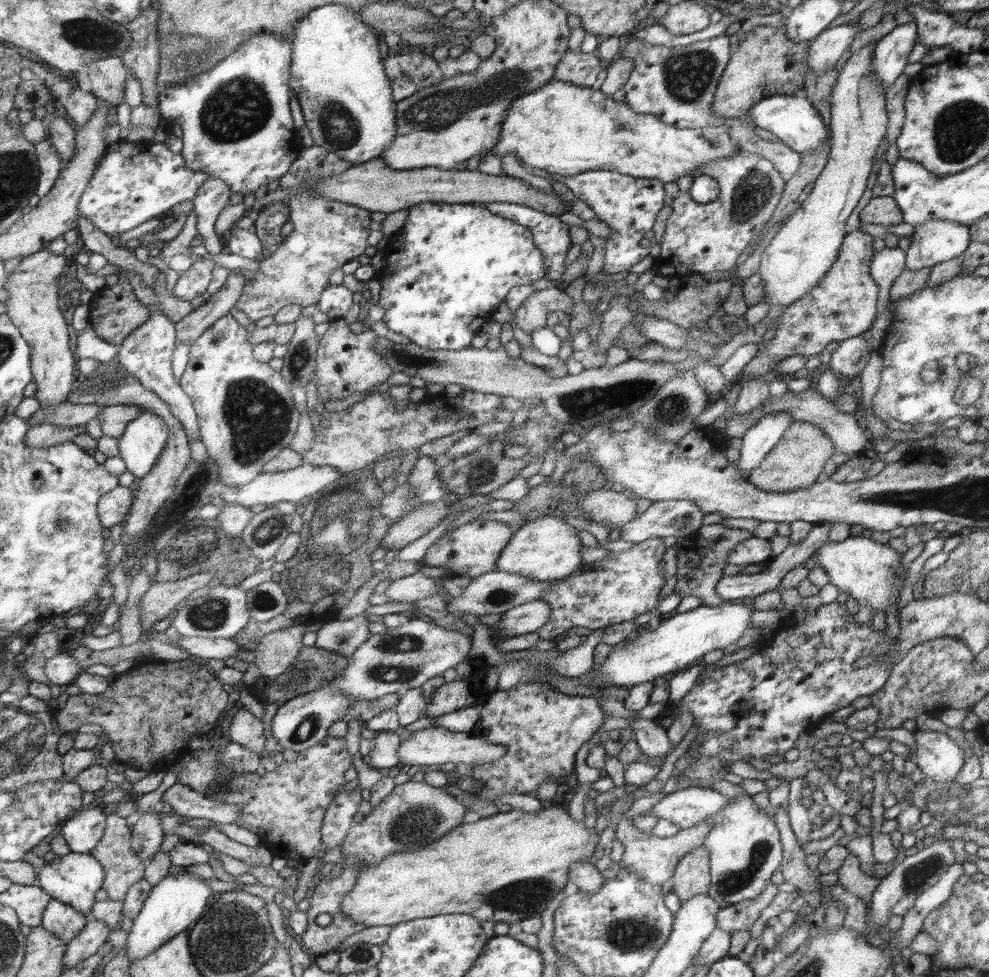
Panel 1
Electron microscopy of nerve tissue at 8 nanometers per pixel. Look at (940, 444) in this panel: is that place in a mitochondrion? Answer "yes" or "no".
no

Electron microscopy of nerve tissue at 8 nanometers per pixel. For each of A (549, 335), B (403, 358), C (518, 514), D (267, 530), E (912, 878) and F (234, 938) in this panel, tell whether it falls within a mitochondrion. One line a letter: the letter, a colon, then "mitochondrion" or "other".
A: other
B: mitochondrion
C: other
D: mitochondrion
E: mitochondrion
F: mitochondrion

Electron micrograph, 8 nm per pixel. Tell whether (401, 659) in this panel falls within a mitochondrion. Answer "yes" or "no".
yes

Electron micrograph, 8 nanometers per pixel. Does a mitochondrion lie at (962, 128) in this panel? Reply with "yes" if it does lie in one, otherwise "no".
yes

